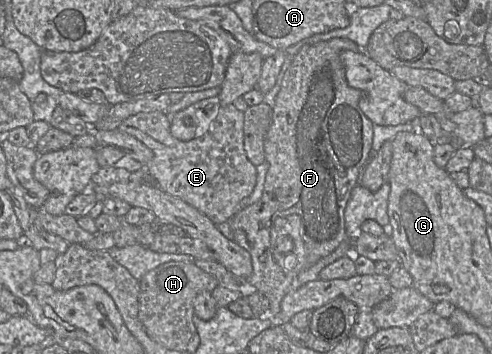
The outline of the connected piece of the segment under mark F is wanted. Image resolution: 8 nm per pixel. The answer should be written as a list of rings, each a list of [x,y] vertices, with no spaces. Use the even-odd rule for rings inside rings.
[[[334,38],[304,46],[293,58],[285,72],[281,87],[272,107],[272,120],[264,141],[265,161],[269,168],[265,177],[261,199],[237,212],[228,222],[233,240],[247,250],[252,259],[253,272],[246,281],[243,298],[252,308],[254,316],[278,318],[283,298],[292,290],[292,274],[284,270],[280,262],[285,259],[284,251],[289,247],[271,245],[271,227],[277,217],[298,215],[300,234],[306,250],[306,268],[333,252],[347,238],[345,208],[358,177],[372,158],[373,122],[359,107],[363,92],[349,86],[345,69],[340,59],[343,51],[360,50],[353,41]]]

